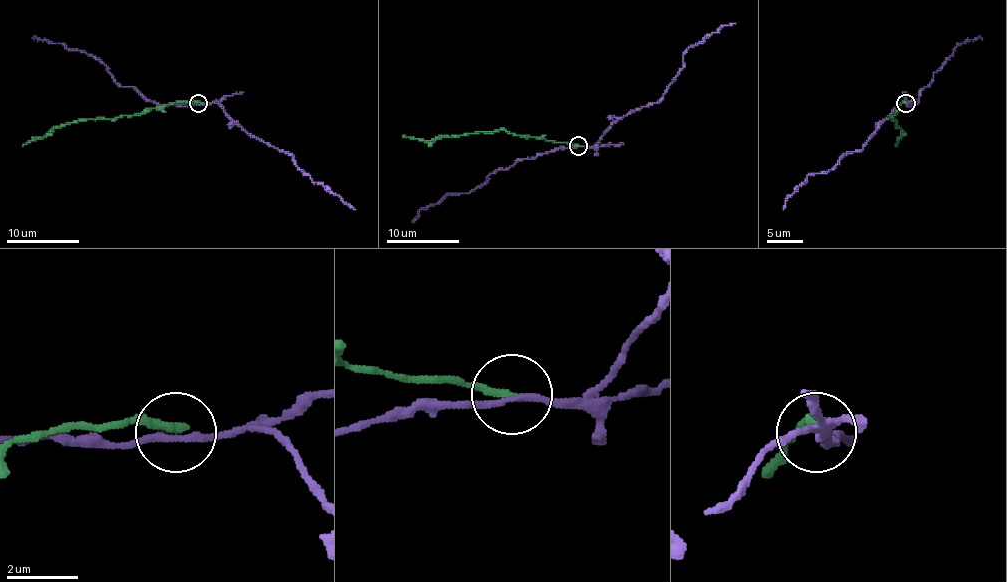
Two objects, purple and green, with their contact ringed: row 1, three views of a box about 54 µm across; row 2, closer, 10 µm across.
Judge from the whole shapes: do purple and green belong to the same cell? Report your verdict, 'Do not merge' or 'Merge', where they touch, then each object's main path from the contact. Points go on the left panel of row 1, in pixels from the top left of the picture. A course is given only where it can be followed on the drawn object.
Do not merge. Place: (198, 103). Course of purple: (198, 104), (218, 103), (245, 130), (286, 151), (314, 182), (321, 182), (355, 209). Course of green: (198, 103), (173, 103), (113, 119), (84, 119), (55, 126), (46, 135), (34, 137), (23, 146)

